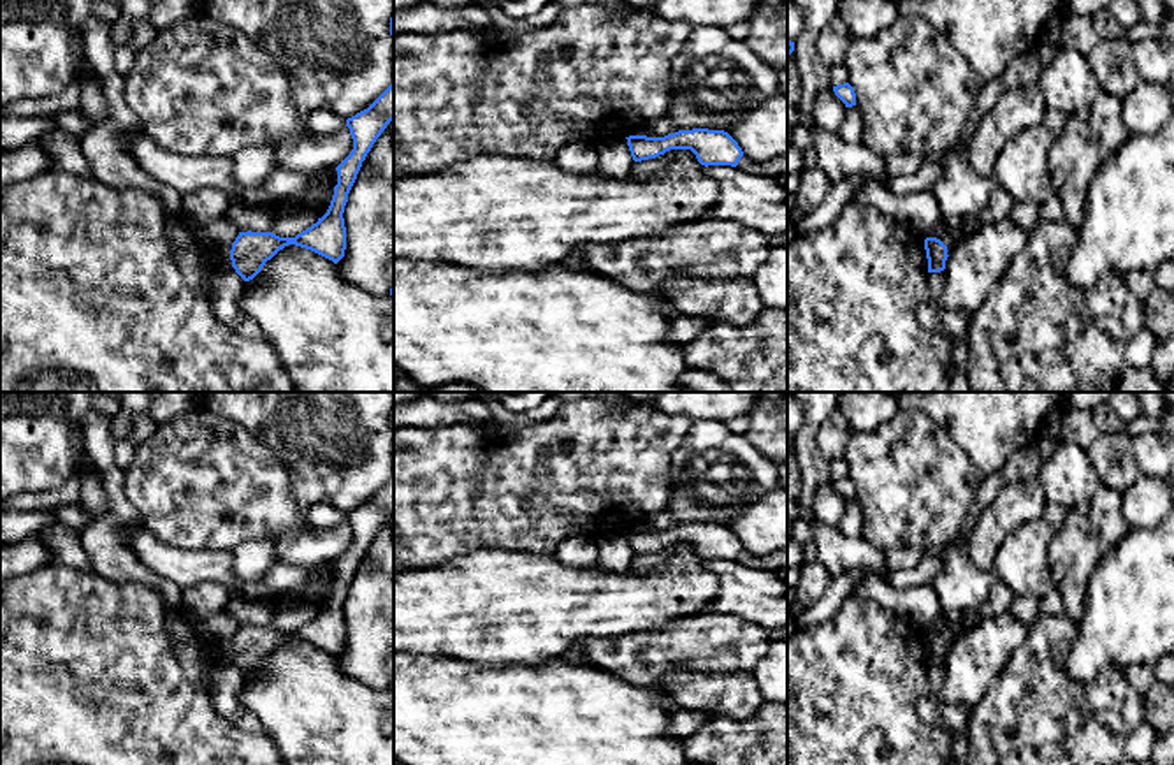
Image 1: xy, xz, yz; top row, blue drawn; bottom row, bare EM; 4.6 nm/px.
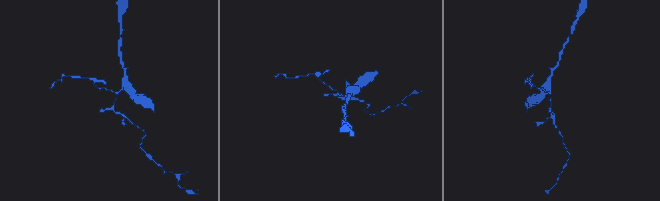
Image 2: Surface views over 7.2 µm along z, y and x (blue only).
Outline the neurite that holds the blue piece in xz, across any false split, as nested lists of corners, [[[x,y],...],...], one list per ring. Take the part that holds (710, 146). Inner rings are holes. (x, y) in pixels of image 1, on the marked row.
[[[692,128],[664,137],[629,135],[626,139],[634,162],[656,158],[670,149],[691,149],[705,167],[736,167],[743,157],[738,142],[724,130]]]

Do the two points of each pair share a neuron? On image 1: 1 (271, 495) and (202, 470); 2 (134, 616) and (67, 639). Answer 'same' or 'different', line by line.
1: same
2: same

